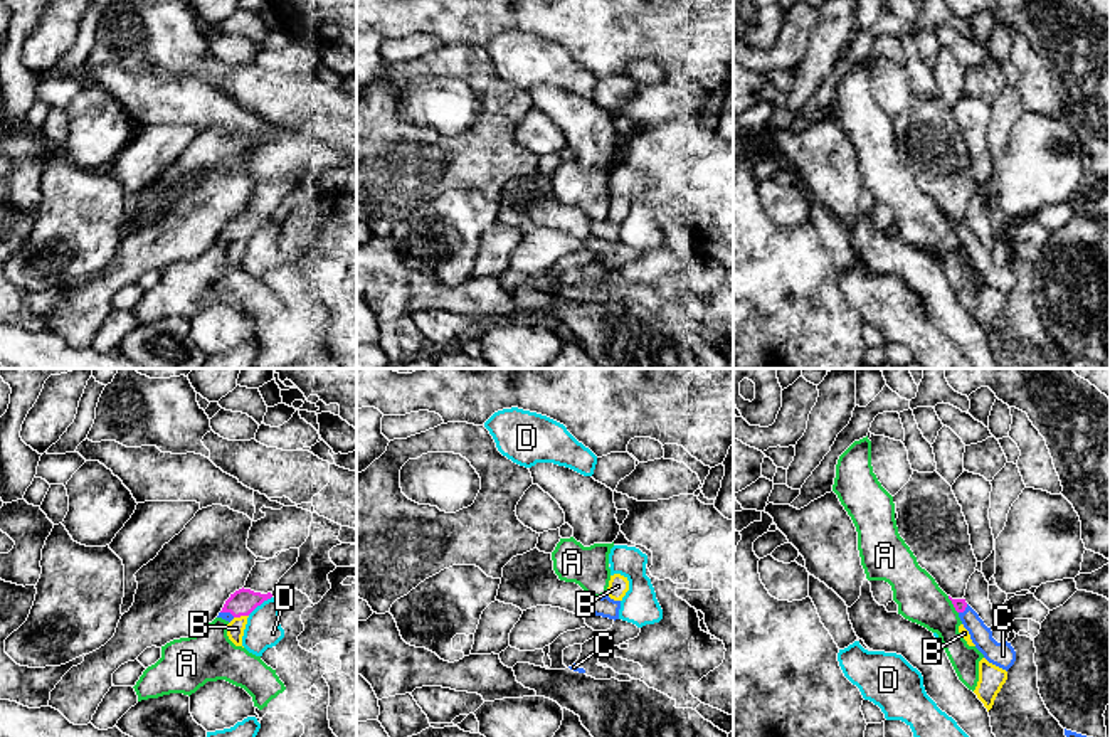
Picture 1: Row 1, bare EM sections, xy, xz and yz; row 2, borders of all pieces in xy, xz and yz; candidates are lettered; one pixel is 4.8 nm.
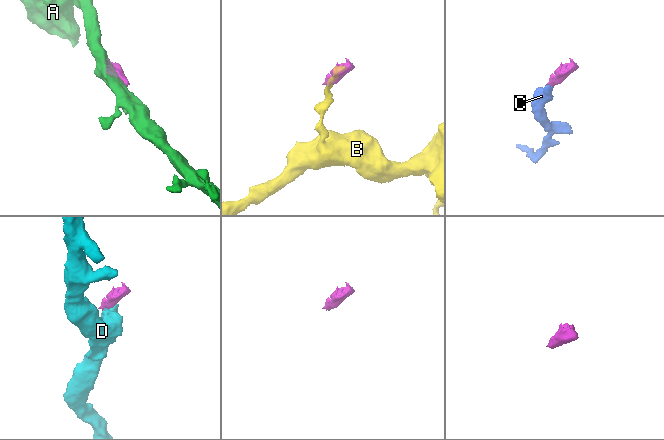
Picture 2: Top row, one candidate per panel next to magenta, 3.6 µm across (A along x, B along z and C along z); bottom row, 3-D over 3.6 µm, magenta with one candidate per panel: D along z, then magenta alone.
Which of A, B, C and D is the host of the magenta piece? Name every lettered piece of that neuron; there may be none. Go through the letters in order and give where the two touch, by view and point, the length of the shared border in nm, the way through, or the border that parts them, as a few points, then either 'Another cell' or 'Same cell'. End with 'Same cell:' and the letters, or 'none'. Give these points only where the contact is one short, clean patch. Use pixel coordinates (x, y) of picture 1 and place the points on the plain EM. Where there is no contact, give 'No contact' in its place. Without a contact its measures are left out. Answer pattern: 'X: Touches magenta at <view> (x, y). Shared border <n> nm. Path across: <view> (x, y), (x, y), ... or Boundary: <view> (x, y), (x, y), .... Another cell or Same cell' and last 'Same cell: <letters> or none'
A: Touches magenta at yz (952, 226). Shared border 100 nm. Another cell
B: Touches magenta at xy (241, 238). Shared border 70 nm. Another cell
C: Touches magenta at yz (964, 233). Shared border 60 nm. Path across: yz (959, 227), (964, 233), (981, 258). Same cell
D: Touches magenta at xy (259, 227). Shared border 150 nm. Boundary: xy (271, 219), (248, 238). Another cell
Same cell: C

